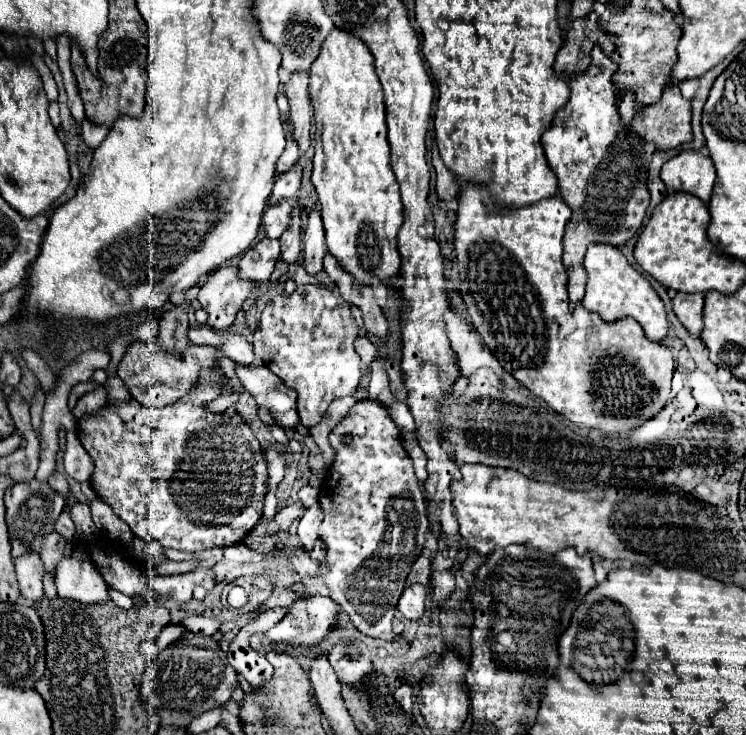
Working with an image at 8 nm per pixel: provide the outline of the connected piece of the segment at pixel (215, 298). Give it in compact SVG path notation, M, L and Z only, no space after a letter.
M223 266L215 270L197 296L203 310L209 314L207 324L217 330L229 328L255 288L255 282L239 278L238 267Z

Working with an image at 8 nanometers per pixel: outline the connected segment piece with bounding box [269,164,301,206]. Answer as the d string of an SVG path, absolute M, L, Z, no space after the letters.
M295 164L289 172L283 172L277 176L275 186L273 186L273 194L269 198L269 206L275 206L283 198L295 196L299 190L299 184L301 184L301 166Z

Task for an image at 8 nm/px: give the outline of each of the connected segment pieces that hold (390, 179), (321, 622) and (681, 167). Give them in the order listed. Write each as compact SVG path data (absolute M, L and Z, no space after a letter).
M335 28L323 42L319 60L313 62L309 74L309 94L315 116L315 158L311 180L319 194L327 248L339 260L339 266L343 266L345 272L351 272L351 276L363 282L373 282L373 278L389 282L393 276L399 276L401 268L397 232L403 226L403 204L399 184L389 166L383 92L373 68L373 56L359 38Z
M319 594L309 598L299 598L289 606L289 612L285 614L285 618L265 634L265 642L275 642L275 644L285 642L289 646L317 646L331 632L337 630L339 612L341 612L339 604L335 604L331 598L319 596Z
M687 150L663 164L661 180L667 184L667 188L689 192L707 204L715 184L715 168L709 156Z

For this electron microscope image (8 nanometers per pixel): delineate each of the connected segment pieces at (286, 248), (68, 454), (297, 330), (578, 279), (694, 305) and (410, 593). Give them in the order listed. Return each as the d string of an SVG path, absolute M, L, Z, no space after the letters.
M293 208L291 212L293 222L289 226L287 232L281 234L279 242L281 242L281 260L287 262L289 266L297 264L297 258L301 254L301 218L299 218L299 208Z
M75 432L67 434L67 446L65 446L65 454L63 454L63 464L65 464L65 472L71 478L75 478L77 482L89 482L91 480L93 460L85 452L85 448L81 446Z
M297 286L291 296L285 296L285 292L281 292L267 302L253 334L253 348L255 354L267 364L267 368L271 368L271 372L275 372L289 388L297 392L297 410L305 428L317 426L335 398L351 396L357 390L361 378L361 362L353 346L357 336L359 326L347 302L327 286Z
M591 64L587 72L569 80L571 96L555 114L551 128L541 136L547 162L559 178L559 194L573 210L563 236L563 264L569 274L567 290L571 306L575 306L585 294L585 248L593 242L623 246L641 228L649 206L645 144L637 132L629 132L631 126L625 126L619 114L621 96L613 84L615 70L615 64Z
M677 292L673 298L673 312L679 318L679 322L689 330L691 336L699 336L703 330L703 294L685 294Z
M411 584L403 590L397 608L405 618L419 620L425 614L425 598L427 598L427 588L421 584Z

